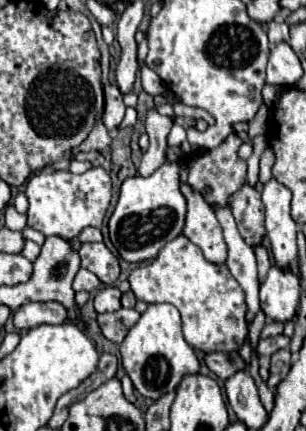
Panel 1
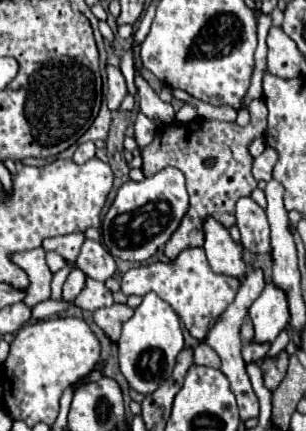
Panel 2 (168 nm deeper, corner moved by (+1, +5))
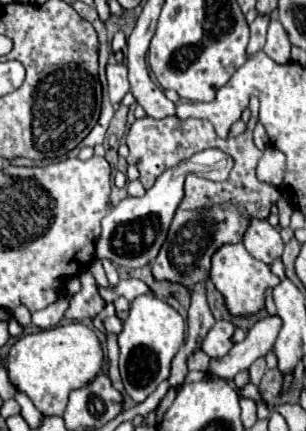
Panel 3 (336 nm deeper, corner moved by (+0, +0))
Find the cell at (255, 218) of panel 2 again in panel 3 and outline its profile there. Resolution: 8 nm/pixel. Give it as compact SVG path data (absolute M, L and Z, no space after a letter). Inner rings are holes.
M252 220L248 232L244 234L244 246L256 260L262 260L266 264L272 264L276 258L280 258L284 250L280 232L266 220Z

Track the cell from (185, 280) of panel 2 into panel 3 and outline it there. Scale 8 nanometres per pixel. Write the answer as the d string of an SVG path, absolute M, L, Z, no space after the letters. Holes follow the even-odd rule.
M126 278L126 280L120 280L120 284L114 288L114 292L116 292L118 296L128 298L128 300L132 302L136 296L140 296L140 294L148 294L148 292L150 292L150 288L148 288L142 280Z

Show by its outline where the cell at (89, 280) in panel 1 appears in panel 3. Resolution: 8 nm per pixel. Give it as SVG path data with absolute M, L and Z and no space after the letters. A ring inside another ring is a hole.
M66 294L64 298L60 298L56 304L50 304L48 308L44 310L38 310L32 314L32 326L36 328L54 328L60 324L60 320L64 318L64 312L68 308L68 302L70 302L70 294Z

